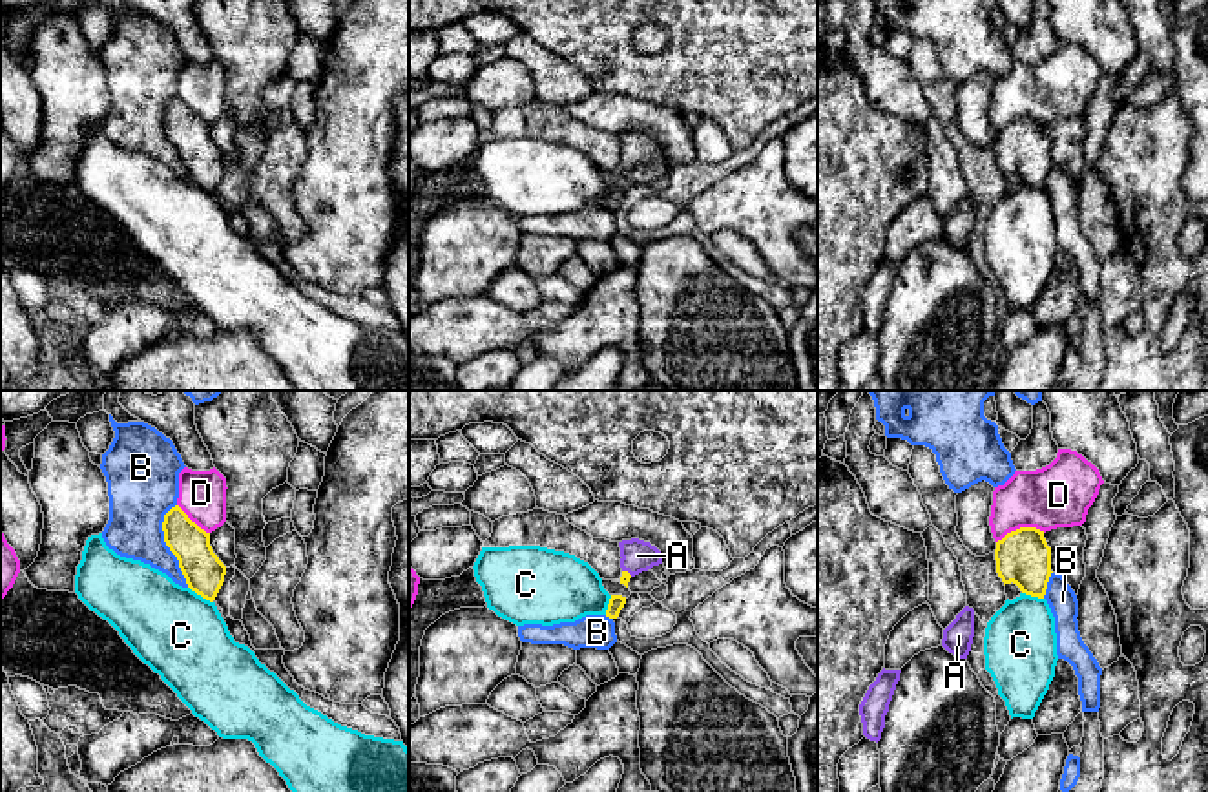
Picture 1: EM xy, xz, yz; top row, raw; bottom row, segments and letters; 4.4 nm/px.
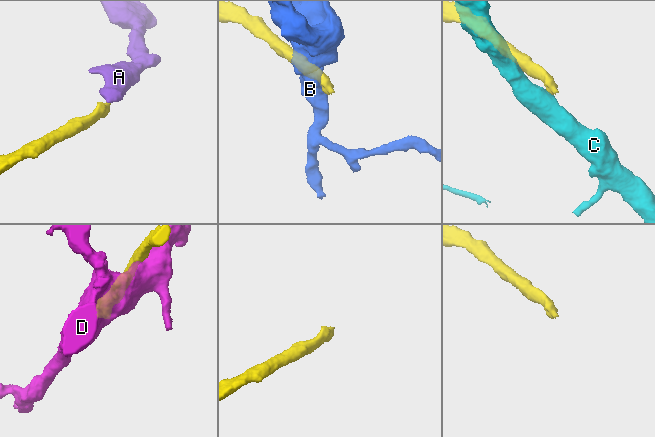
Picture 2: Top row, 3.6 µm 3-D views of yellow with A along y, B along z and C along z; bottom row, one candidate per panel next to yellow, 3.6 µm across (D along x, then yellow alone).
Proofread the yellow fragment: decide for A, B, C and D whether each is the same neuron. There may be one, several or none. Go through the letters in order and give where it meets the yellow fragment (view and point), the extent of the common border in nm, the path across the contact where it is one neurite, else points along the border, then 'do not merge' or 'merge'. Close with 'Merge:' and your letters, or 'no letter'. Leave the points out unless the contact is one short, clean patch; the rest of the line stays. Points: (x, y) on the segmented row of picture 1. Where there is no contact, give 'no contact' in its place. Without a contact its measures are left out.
A: xz (626, 572) | 50 nm | across xz (624, 579), (626, 572), (637, 555) | merge
B: xy (166, 544) | 380 nm | do not merge
C: xy (201, 595) | 130 nm | along xy (188, 586), (212, 603) | do not merge
D: yz (1020, 528) | 220 nm | do not merge
Merge: A

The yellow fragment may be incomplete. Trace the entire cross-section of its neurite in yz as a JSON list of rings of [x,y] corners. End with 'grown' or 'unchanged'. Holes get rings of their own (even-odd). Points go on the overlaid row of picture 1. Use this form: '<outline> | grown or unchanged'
[[[1020,527],[996,542],[996,573],[1005,584],[1016,584],[1022,593],[1044,599],[1051,577],[1051,547],[1044,531]]] | unchanged

